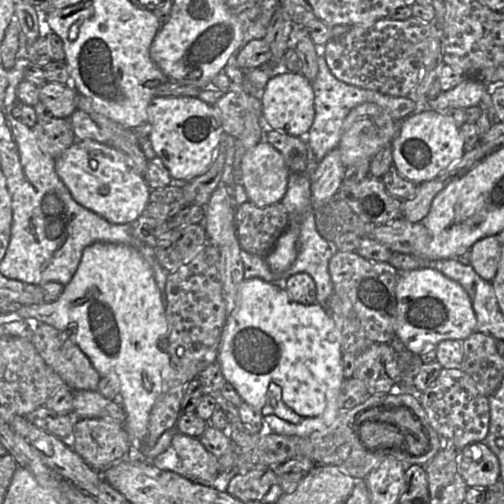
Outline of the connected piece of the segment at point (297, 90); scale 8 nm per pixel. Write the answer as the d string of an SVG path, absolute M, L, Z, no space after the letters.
M287 72L269 79L262 96L262 115L264 123L273 130L295 137L306 134L315 117L312 82L300 72Z

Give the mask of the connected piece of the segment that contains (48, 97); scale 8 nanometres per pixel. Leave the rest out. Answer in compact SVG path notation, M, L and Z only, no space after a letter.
M46 82L39 87L39 98L55 118L67 118L78 109L77 91L71 84Z

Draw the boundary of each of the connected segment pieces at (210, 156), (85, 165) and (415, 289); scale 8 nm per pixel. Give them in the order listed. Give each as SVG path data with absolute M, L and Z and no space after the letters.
M154 97L148 106L149 140L172 178L190 181L209 170L224 133L216 108L197 97Z
M77 140L55 159L55 170L78 204L113 224L131 224L145 212L151 188L144 176L136 173L127 164L123 154L107 144L93 140Z
M418 268L399 272L396 288L395 337L407 350L420 354L426 345L443 340L464 340L476 332L477 320L465 289L441 272Z

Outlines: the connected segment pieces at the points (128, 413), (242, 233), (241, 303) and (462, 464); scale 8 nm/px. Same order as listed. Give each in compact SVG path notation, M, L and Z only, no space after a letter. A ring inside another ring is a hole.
M96 242L83 250L72 280L54 302L20 305L16 313L26 320L33 318L58 330L68 332L88 357L101 377L114 378L119 387L119 404L125 413L123 423L130 444L143 440L151 409L161 393L164 369L170 366L167 351L168 320L152 267L133 247L125 244Z
M251 201L237 206L236 233L240 247L265 257L288 226L288 213L281 202L257 207Z
M260 278L243 279L236 295L236 306L227 316L221 333L217 362L221 367L225 380L235 388L243 402L246 402L259 412L263 421L267 423L268 430L271 432L285 436L306 437L314 432L323 431L328 428L339 414L337 399L341 385L345 379L342 365L341 335L328 311L318 302L311 305L303 305L294 301L287 290L278 285L266 282ZM278 401L282 401L289 409L297 413L301 417L300 423L294 424L274 414L274 408Z
M472 442L462 448L457 465L468 487L488 488L500 479L499 460L483 442Z

